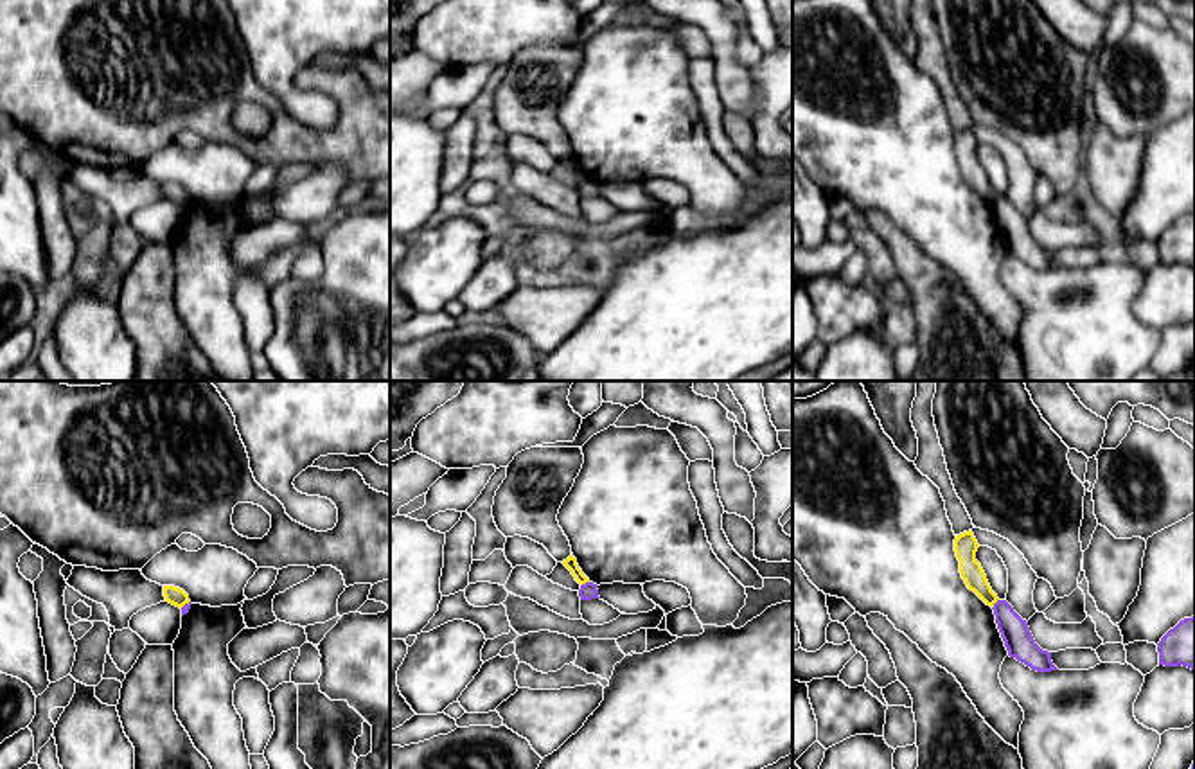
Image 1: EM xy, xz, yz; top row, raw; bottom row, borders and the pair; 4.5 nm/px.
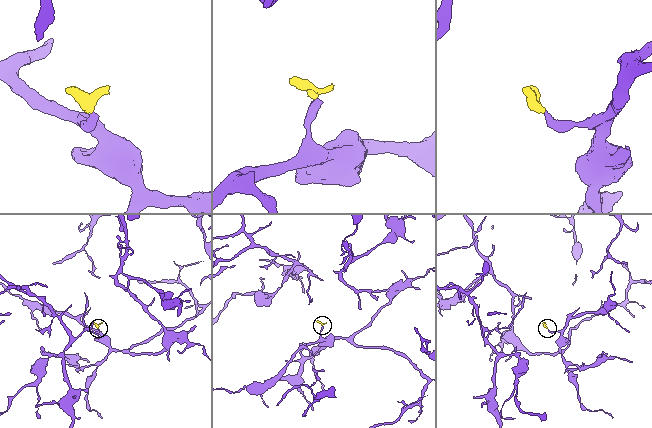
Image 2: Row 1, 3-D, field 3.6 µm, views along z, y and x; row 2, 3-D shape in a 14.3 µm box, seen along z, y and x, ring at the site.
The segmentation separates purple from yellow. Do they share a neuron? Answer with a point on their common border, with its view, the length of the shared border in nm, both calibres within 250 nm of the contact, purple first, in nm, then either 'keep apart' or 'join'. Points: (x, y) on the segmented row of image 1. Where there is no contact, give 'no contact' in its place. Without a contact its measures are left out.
xz (586, 583) | 50 nm | 70/60 nm | keep apart

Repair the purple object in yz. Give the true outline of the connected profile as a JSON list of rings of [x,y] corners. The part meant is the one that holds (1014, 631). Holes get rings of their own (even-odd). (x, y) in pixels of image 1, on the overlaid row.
[[[997,600],[992,609],[1010,658],[1037,672],[1058,670],[1051,661],[1051,652],[1035,643],[1028,622],[1006,600]]]

